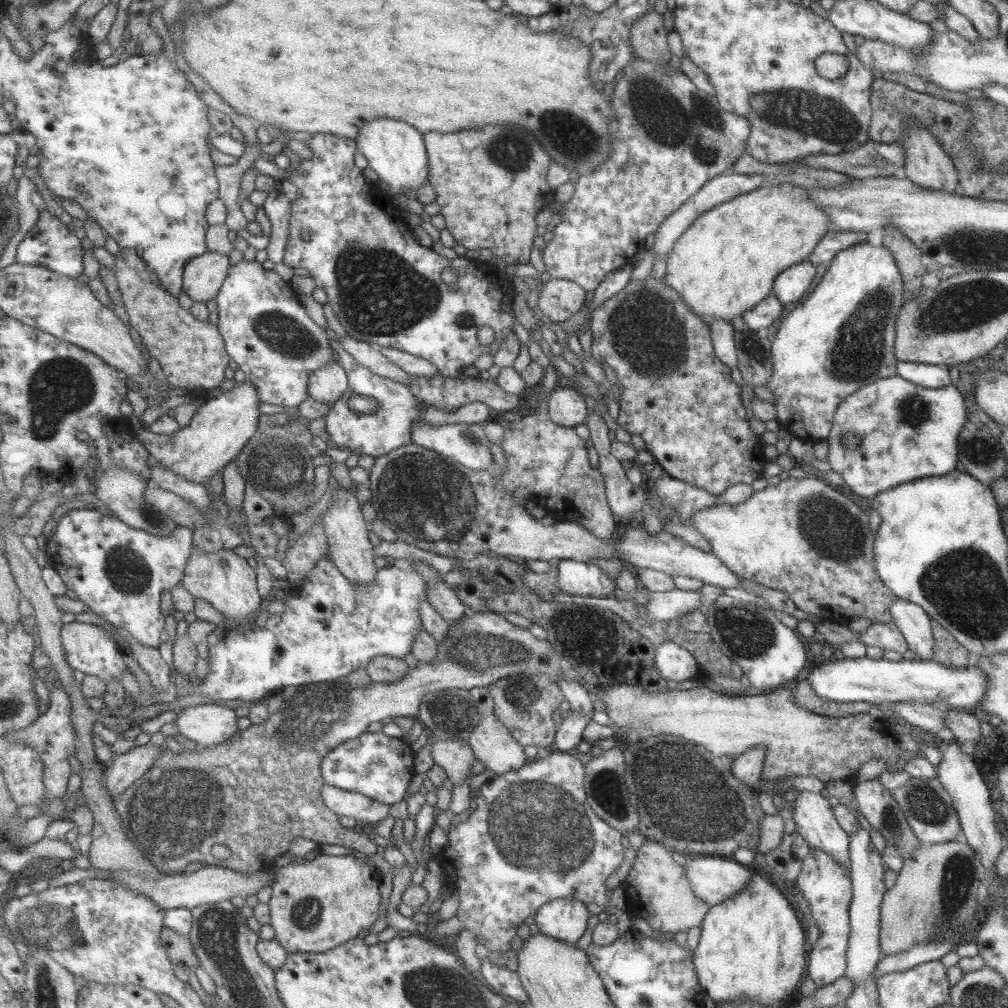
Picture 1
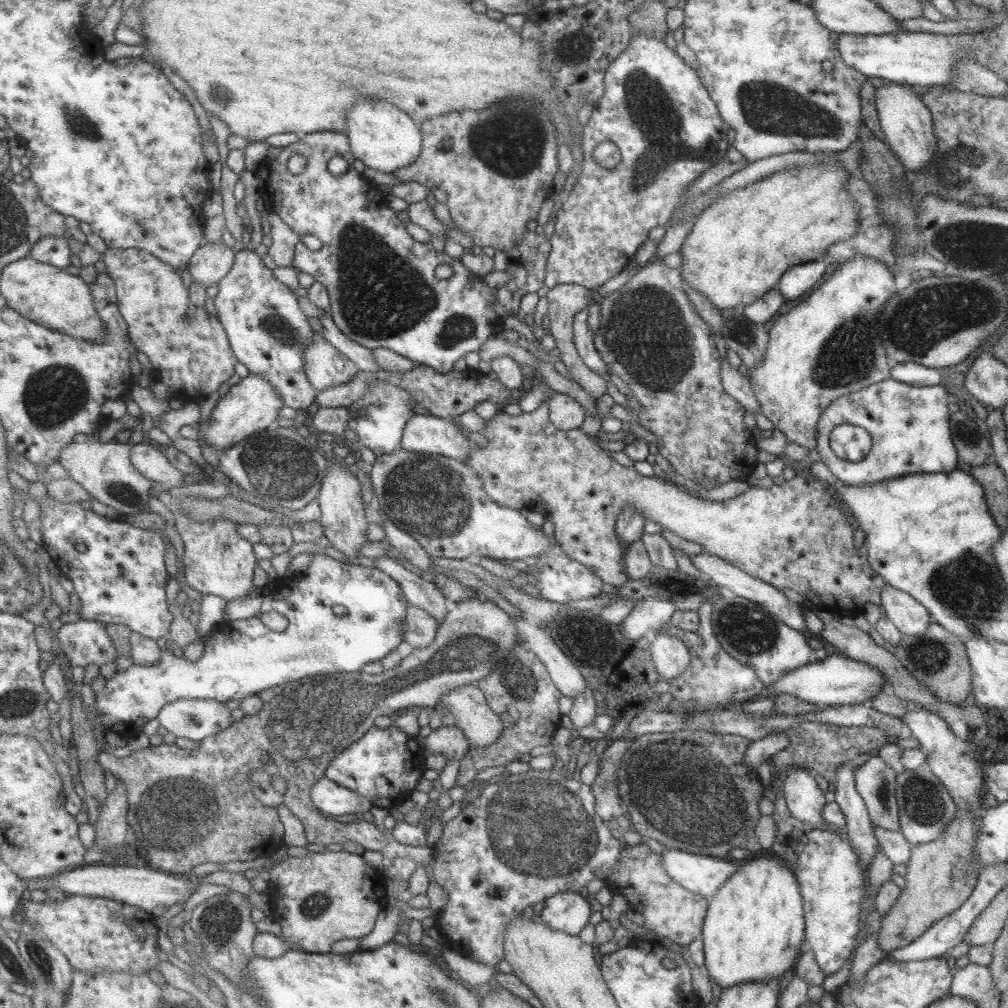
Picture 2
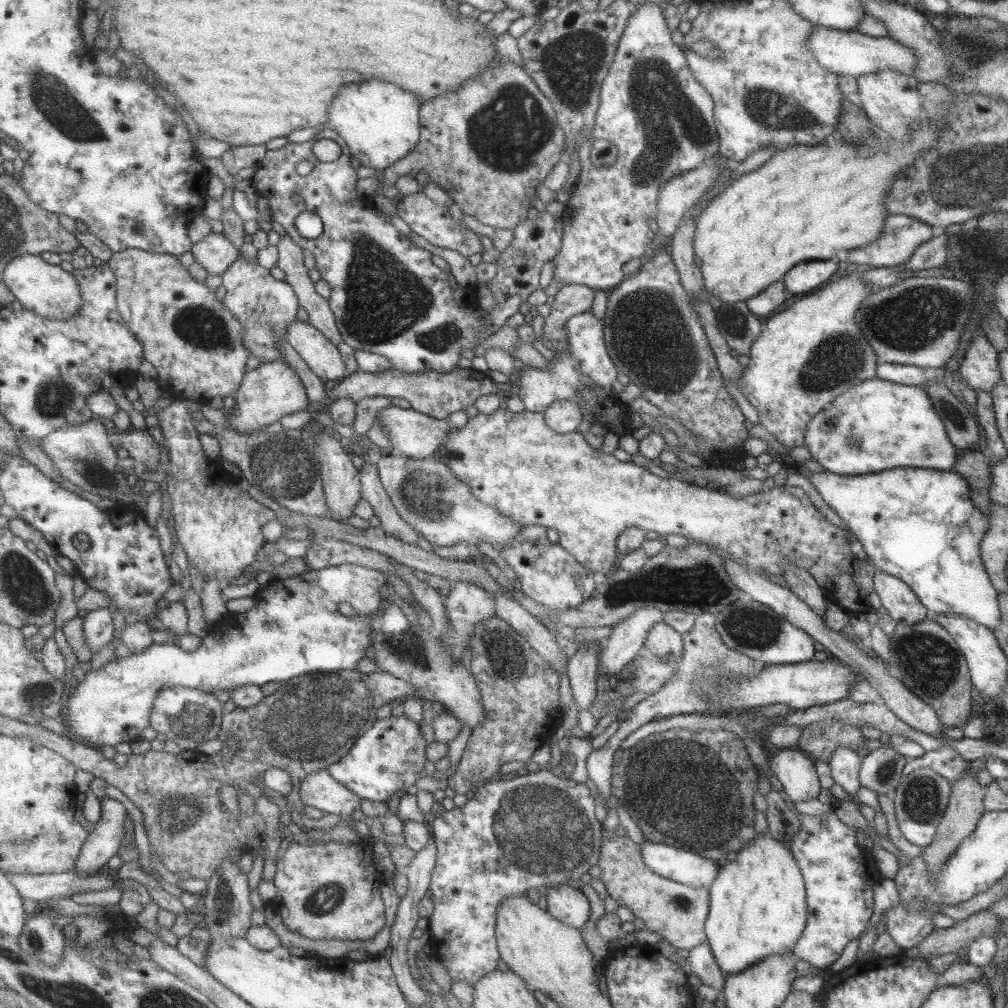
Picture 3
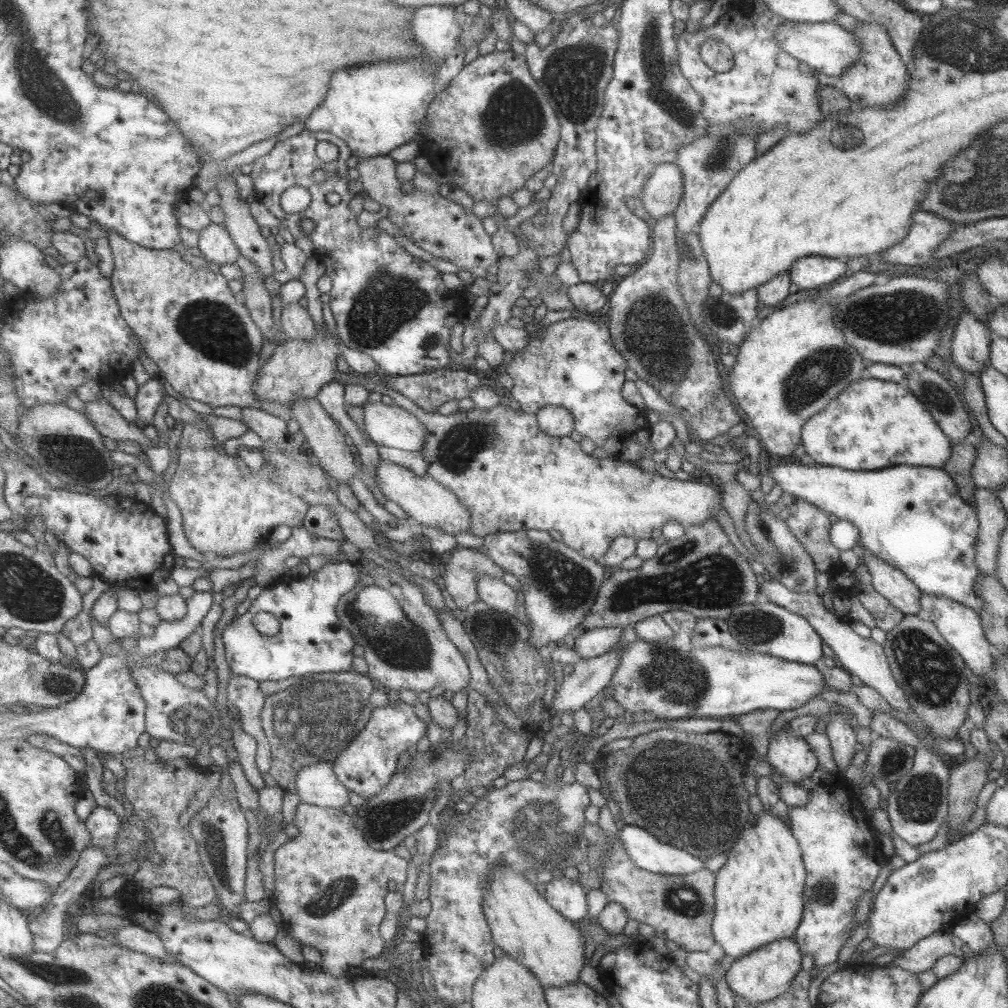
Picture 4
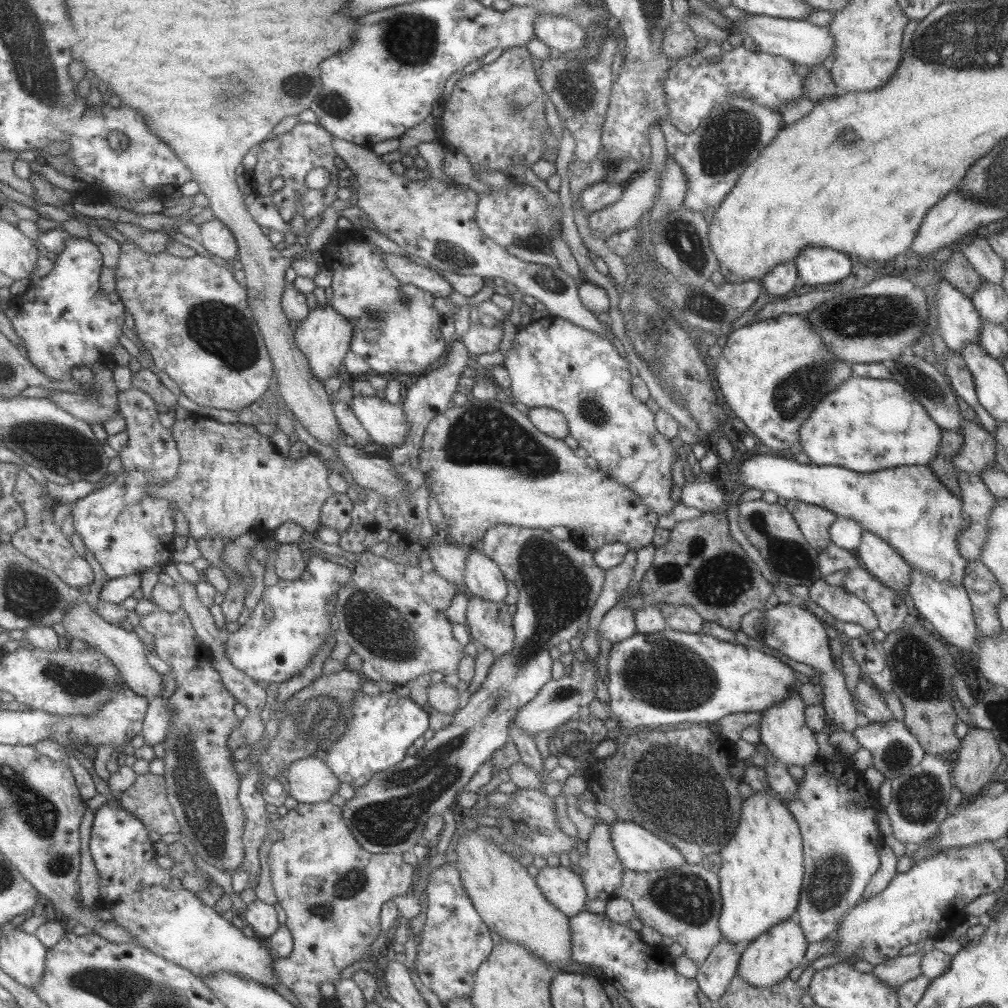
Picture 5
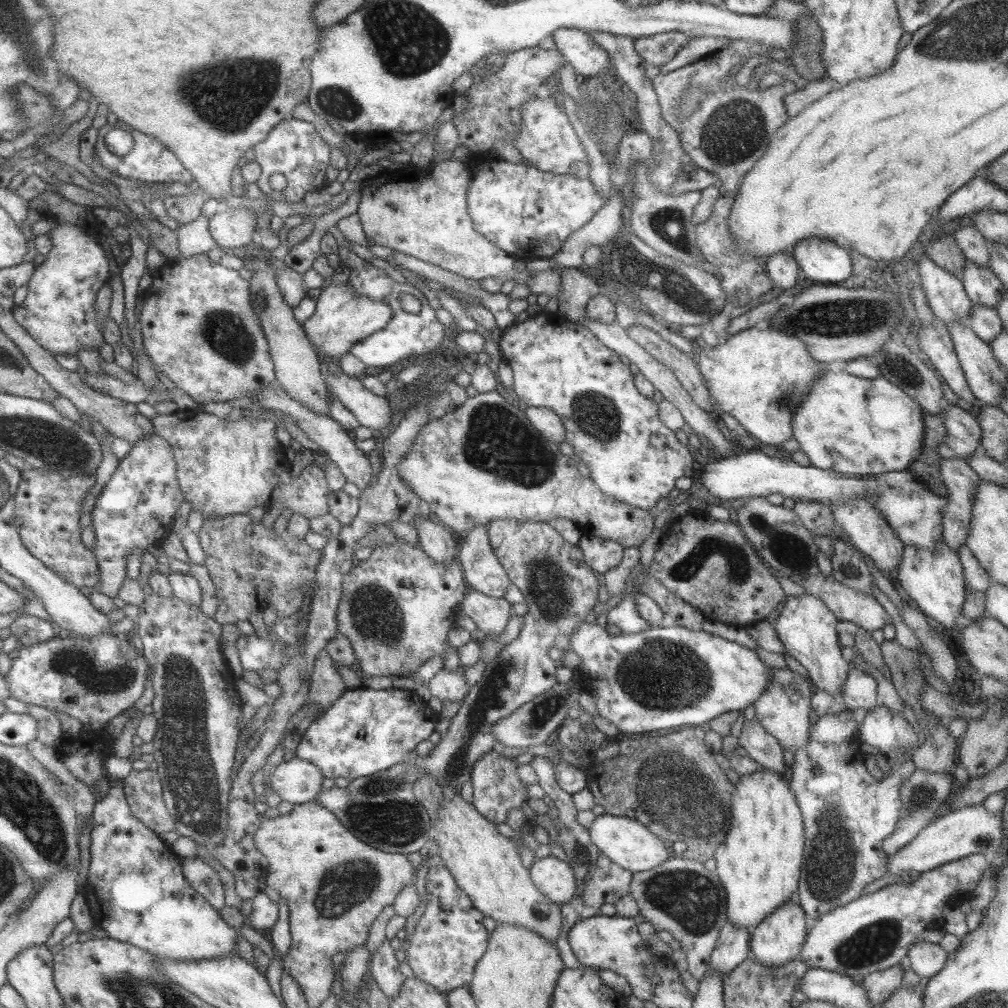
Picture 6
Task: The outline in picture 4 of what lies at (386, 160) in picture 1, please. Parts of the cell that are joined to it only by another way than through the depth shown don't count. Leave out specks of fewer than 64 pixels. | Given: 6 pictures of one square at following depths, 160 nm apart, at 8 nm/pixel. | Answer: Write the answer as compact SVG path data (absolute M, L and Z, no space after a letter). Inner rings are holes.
M442 4L414 7L410 28L413 42L421 46L421 57L337 70L333 86L329 86L326 98L304 123L304 128L338 136L356 158L389 156L396 146L414 140L419 133L419 123L426 116L426 109L435 98L439 66L454 54L455 48L467 52L471 46L479 44L491 27L481 20L478 13L466 15L459 5Z

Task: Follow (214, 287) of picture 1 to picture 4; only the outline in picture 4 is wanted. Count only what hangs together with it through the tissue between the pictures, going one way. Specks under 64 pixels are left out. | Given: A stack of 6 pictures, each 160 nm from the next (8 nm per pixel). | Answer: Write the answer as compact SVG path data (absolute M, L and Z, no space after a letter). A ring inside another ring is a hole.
M215 223L199 232L197 247L208 264L219 266L236 263L242 255L228 228Z

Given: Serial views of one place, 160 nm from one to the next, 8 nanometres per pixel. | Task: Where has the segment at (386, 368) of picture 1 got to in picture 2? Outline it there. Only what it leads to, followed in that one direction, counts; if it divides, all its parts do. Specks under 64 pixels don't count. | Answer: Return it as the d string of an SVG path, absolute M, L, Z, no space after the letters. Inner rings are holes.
M325 310L325 315L321 315L317 319L323 328L322 334L324 334L324 339L339 354L346 356L356 366L358 371L375 372L381 369L379 365L376 365L375 359L372 358L372 349L349 340L349 338L337 329L327 310Z

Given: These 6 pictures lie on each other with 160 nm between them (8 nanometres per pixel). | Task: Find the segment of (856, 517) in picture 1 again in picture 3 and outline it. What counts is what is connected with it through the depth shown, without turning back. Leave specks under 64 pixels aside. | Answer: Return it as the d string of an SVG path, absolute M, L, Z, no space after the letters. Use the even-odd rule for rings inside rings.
M499 407L495 412L491 414L481 414L467 419L466 425L461 429L455 429L450 423L450 432L446 436L446 443L440 446L436 450L436 454L433 457L436 461L445 463L453 472L454 476L459 481L464 482L465 485L470 486L470 493L478 501L485 503L487 506L492 506L495 510L503 515L503 518L509 518L509 522L515 521L521 528L525 526L543 526L546 529L553 529L559 535L559 545L561 549L564 549L568 554L573 556L573 559L581 566L585 567L587 571L592 573L598 572L604 576L611 573L617 566L617 558L615 555L615 542L619 537L619 534L627 528L637 528L657 533L657 535L681 535L688 539L689 542L697 542L698 544L707 545L709 547L715 547L717 550L726 550L735 560L741 560L745 562L747 567L755 570L756 572L763 571L767 575L781 576L781 567L785 561L793 563L795 567L803 569L814 578L815 583L823 590L827 590L827 582L835 584L835 591L839 588L839 582L841 582L841 596L849 596L849 594L857 594L857 598L861 604L866 600L866 597L873 593L873 574L875 568L872 564L865 560L859 560L851 554L850 544L845 541L846 532L833 526L833 524L827 522L823 515L815 509L811 501L805 492L796 486L788 485L775 485L773 488L762 488L757 493L740 496L734 498L729 493L721 493L721 491L707 490L704 484L698 483L686 483L681 480L670 479L669 477L661 478L659 476L649 473L644 467L637 466L631 461L622 462L613 457L612 454L606 454L601 449L591 448L591 446L583 439L583 434L573 431L567 434L557 434L553 432L544 421L543 413L532 413L528 410L521 412L509 412L507 409L501 409Z

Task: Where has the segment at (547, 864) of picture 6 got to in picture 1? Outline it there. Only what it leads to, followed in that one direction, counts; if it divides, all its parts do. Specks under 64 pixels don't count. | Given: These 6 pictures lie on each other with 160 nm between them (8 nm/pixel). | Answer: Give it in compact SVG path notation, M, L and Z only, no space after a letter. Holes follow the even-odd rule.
M567 897L545 902L537 909L533 918L541 934L572 944L585 932L589 916L585 904Z

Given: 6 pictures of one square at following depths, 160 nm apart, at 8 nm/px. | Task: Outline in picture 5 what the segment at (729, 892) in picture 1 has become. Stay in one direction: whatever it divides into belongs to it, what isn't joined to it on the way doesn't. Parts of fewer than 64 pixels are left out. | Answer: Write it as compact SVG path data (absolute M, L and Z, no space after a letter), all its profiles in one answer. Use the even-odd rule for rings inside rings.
M615 820L609 826L613 848L625 869L653 872L686 863L675 848L633 822Z

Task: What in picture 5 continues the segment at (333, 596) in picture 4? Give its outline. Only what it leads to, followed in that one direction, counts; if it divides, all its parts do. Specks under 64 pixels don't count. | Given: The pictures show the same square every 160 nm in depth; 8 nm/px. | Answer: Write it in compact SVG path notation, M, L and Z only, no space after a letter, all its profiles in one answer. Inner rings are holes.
M317 556L310 558L308 569L301 579L291 581L279 578L278 583L264 590L262 599L258 602L248 620L240 626L240 629L229 634L226 649L233 665L251 676L255 681L267 683L275 682L279 684L302 674L311 663L311 659L317 655L318 649L329 637L330 632L334 632L335 628L331 624L331 616L329 616L329 599L333 598L333 595L351 578L352 571L349 568L333 564L326 559L322 560ZM265 610L271 610L275 614L268 622L263 619Z

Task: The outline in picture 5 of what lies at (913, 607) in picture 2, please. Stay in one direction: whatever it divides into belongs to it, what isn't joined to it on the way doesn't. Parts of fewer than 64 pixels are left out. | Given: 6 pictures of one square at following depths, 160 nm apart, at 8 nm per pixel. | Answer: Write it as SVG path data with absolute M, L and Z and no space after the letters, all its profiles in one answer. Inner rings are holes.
M862 531L855 557L873 578L907 600L906 590L910 584L911 568L887 542L869 531Z

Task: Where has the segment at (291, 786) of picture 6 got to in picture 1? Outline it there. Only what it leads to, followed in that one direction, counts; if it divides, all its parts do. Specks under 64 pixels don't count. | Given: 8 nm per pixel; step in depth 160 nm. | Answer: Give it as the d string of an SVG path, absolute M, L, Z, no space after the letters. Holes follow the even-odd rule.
M324 784L320 793L328 810L338 816L353 818L356 822L379 822L389 815L389 805L375 802L364 794L341 790L328 784Z

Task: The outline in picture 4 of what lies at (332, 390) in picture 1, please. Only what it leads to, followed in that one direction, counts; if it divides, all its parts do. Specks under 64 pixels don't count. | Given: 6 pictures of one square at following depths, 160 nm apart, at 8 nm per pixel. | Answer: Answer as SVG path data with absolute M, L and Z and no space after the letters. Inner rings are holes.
M288 304L281 312L281 329L291 340L314 340L317 326L309 314L309 310L297 304Z

